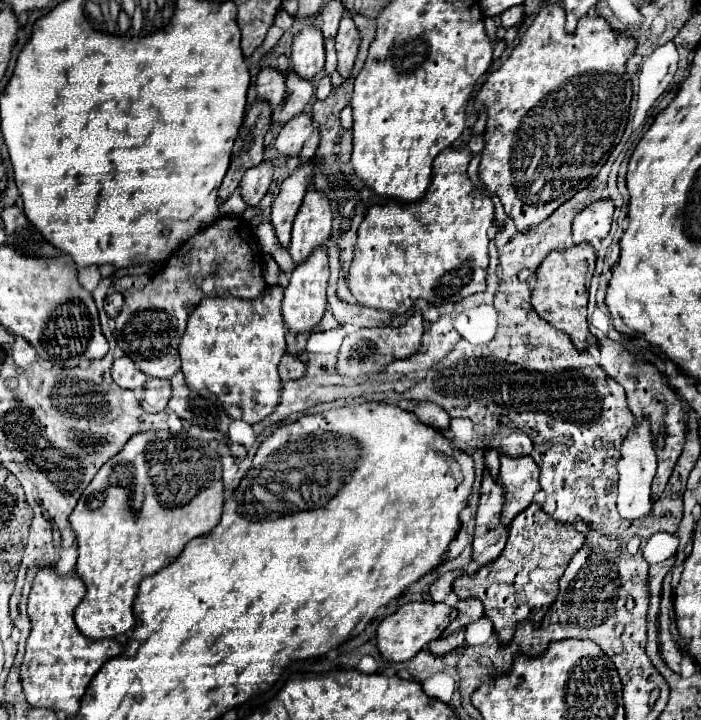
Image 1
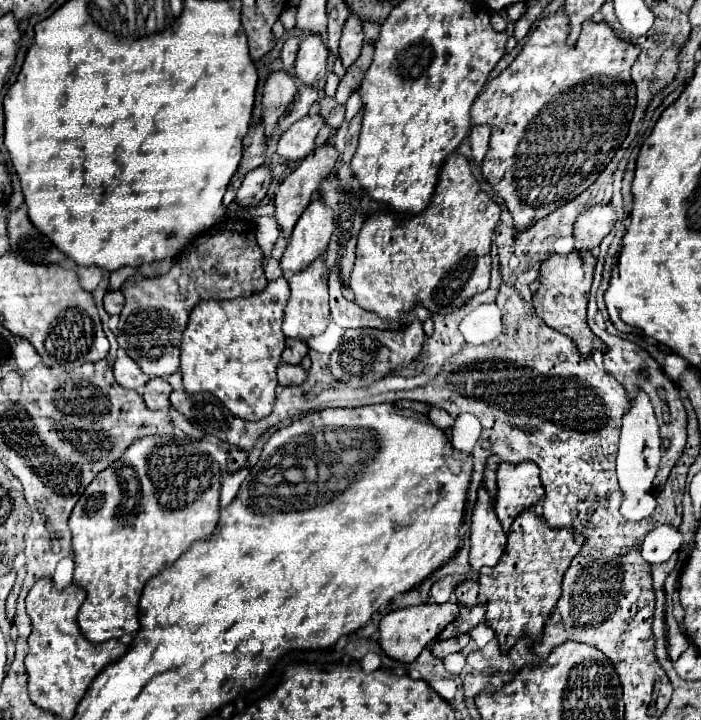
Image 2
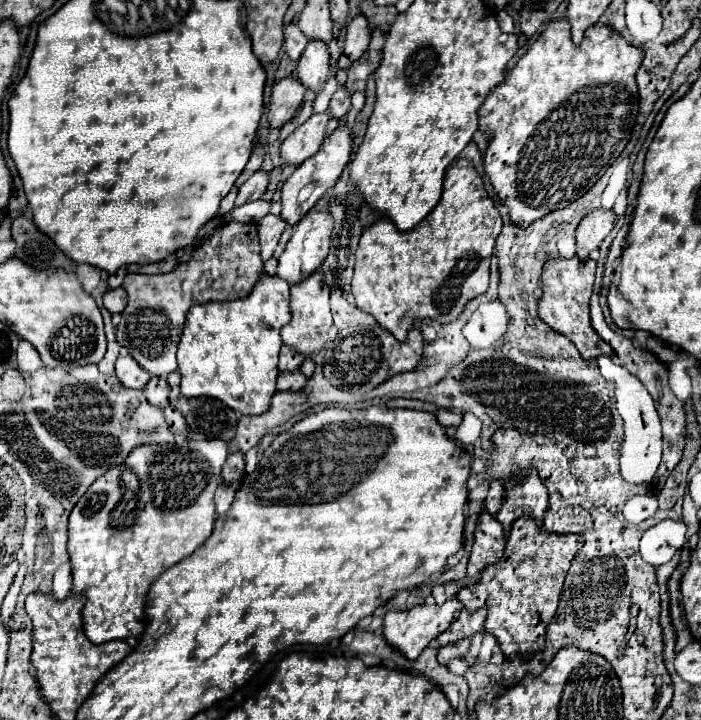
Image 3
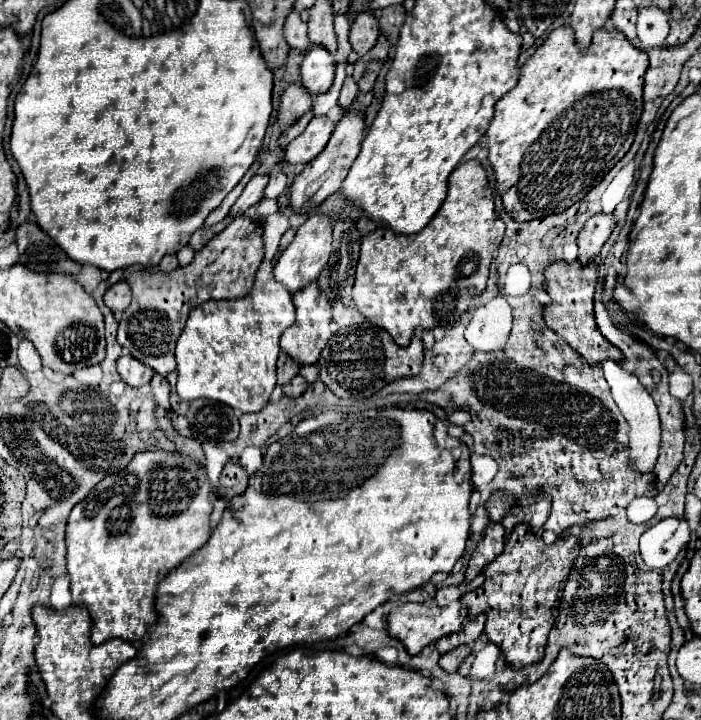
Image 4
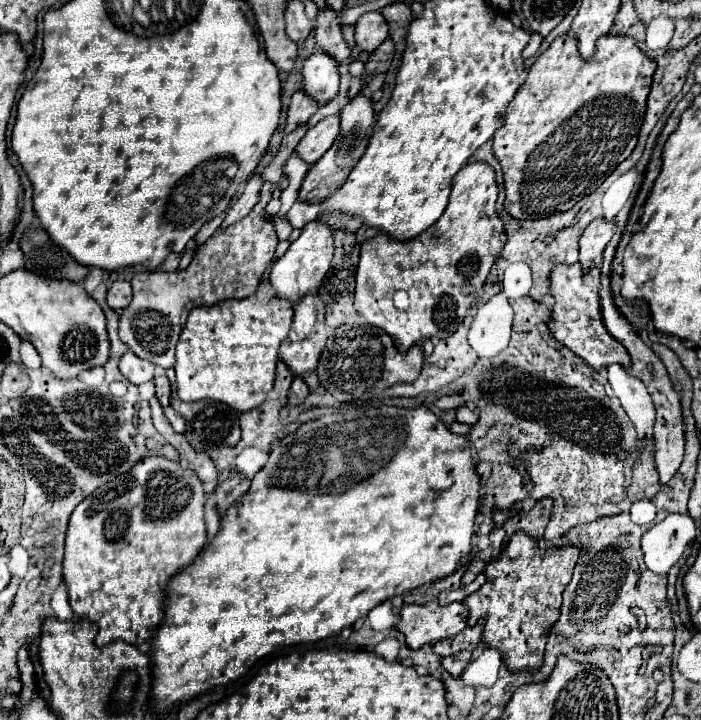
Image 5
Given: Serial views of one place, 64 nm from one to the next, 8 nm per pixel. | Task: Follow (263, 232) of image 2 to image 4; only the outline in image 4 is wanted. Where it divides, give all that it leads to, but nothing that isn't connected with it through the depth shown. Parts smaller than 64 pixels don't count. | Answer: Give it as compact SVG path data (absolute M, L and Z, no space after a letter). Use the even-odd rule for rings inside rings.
M277 211L264 218L266 258L256 274L254 288L240 300L204 302L190 312L188 322L176 344L178 384L182 400L210 398L220 400L242 412L262 410L276 386L276 360L280 354L280 336L294 322L294 304L286 288L280 288L272 276L272 256L282 234L290 228L288 218Z

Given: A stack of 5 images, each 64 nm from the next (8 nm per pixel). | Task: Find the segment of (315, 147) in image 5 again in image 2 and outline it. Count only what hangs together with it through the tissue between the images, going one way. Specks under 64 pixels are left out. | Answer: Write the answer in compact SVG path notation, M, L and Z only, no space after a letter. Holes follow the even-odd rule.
M312 112L312 114L304 116L300 122L290 126L290 130L286 130L280 136L278 154L282 158L294 160L294 162L304 160L310 152L314 152L314 140L322 126L324 126L324 118L320 114Z

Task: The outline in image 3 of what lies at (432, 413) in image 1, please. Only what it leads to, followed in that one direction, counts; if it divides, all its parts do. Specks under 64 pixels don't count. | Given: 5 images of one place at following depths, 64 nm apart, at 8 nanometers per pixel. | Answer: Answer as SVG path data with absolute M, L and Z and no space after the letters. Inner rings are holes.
M440 410L440 412L438 412L438 420L440 420L440 424L444 424L444 426L454 426L454 428L458 428L458 426L462 424L462 414L456 414L456 412L452 412L452 410Z

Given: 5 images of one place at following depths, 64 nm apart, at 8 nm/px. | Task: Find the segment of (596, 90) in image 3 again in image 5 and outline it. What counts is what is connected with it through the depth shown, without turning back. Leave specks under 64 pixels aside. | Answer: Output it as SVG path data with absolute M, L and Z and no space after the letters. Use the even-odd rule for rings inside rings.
M560 36L552 46L532 64L526 82L520 86L512 108L508 108L506 122L496 130L494 156L504 170L506 202L504 208L512 218L546 218L556 212L570 210L580 196L596 190L620 162L624 162L636 142L646 116L646 102L652 90L656 62L650 60L628 36L602 36L596 44L592 60L584 60L578 52L576 38Z

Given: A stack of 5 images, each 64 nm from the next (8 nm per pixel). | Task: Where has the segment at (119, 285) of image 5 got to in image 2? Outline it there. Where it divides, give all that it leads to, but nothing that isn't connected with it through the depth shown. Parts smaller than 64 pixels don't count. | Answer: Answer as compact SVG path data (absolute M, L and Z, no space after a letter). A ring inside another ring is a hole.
M120 290L106 292L106 296L104 296L104 308L106 308L106 312L110 316L118 314L122 310L122 306L124 306L124 294Z

